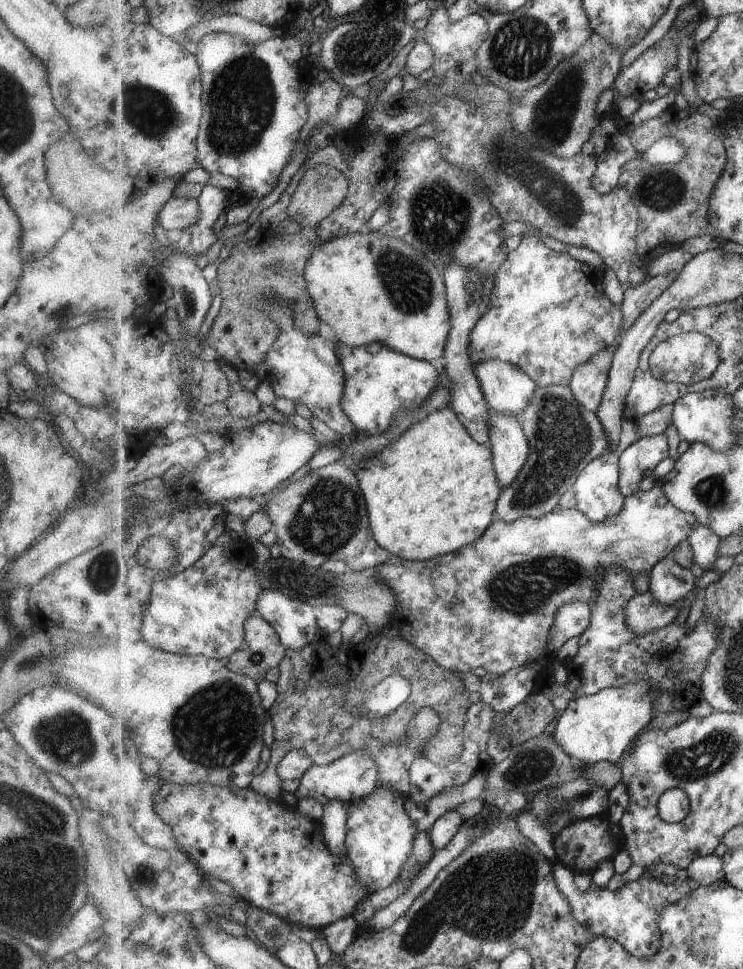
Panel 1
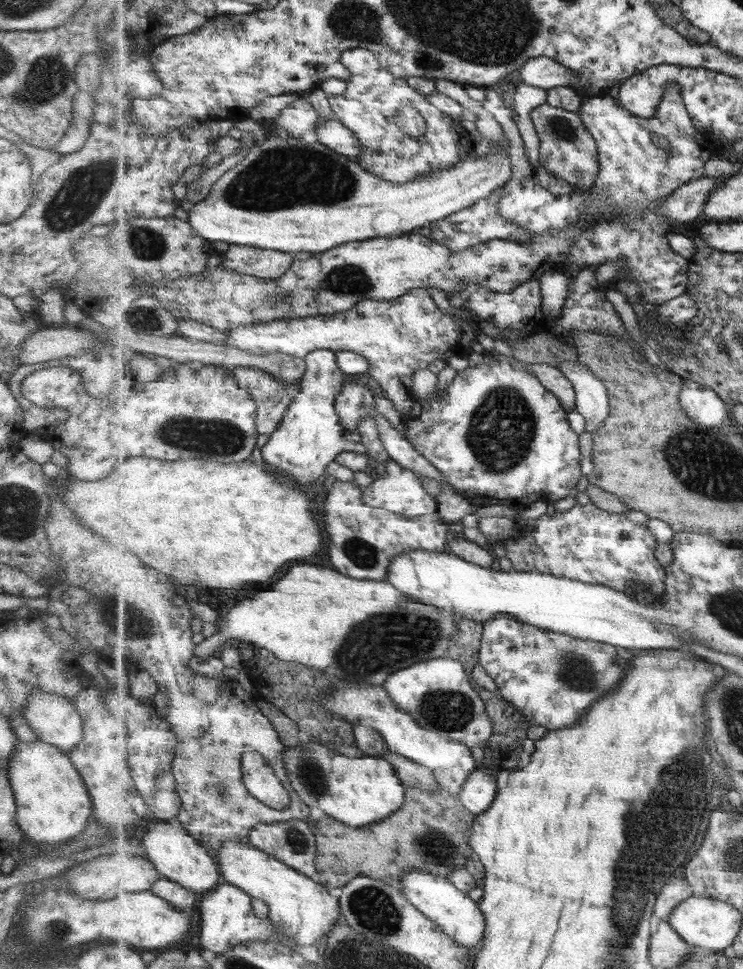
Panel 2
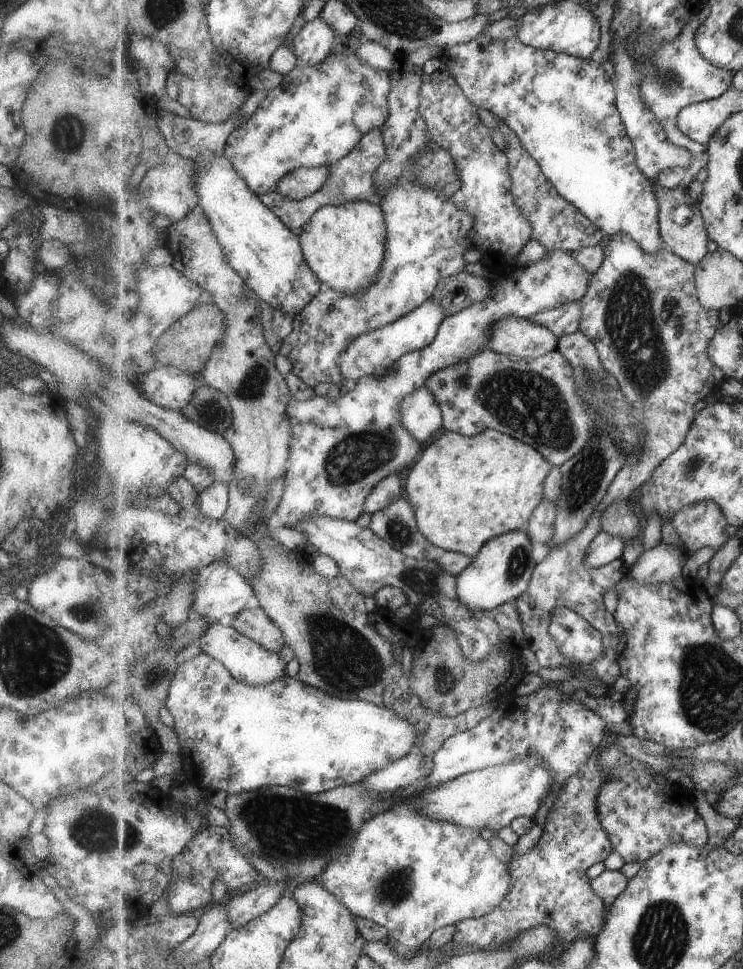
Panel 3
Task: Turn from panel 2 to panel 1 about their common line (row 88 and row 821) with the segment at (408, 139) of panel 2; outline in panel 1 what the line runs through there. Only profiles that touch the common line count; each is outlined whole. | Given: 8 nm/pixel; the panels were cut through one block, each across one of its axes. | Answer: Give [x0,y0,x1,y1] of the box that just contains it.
[345,784,419,893]

